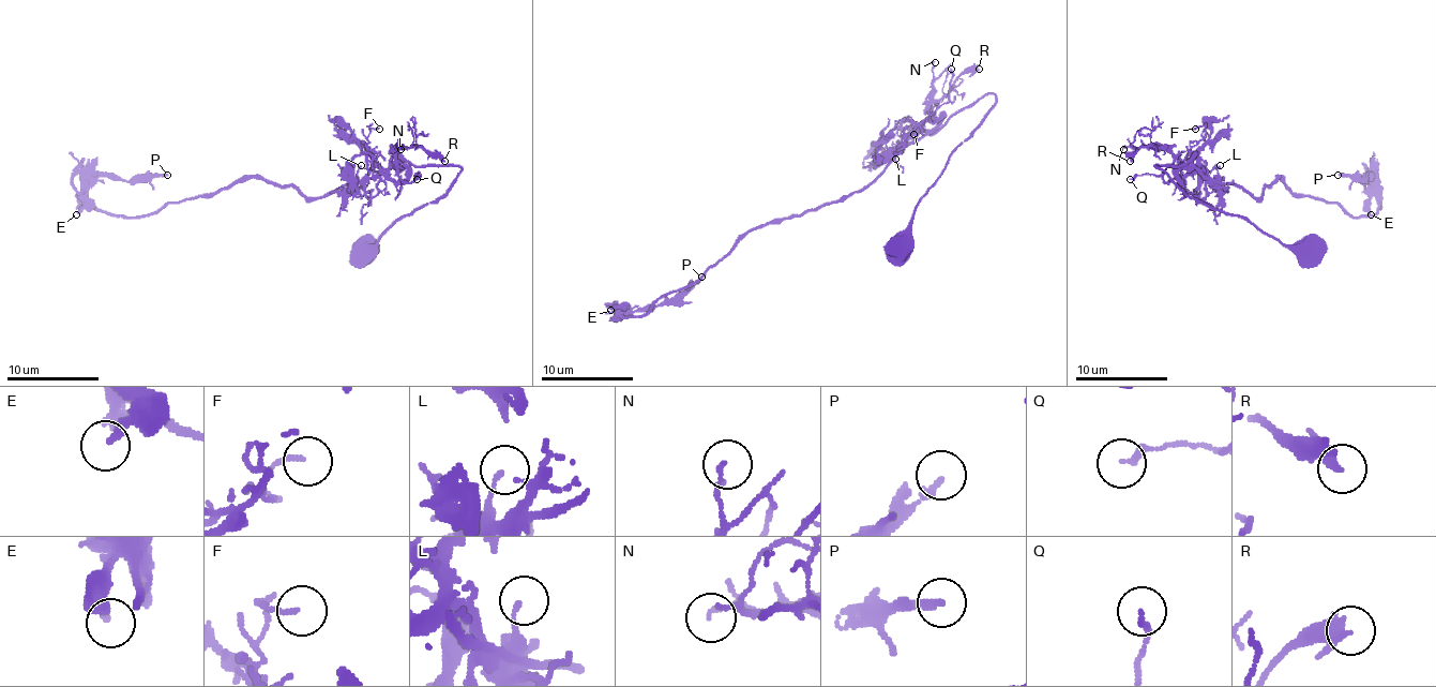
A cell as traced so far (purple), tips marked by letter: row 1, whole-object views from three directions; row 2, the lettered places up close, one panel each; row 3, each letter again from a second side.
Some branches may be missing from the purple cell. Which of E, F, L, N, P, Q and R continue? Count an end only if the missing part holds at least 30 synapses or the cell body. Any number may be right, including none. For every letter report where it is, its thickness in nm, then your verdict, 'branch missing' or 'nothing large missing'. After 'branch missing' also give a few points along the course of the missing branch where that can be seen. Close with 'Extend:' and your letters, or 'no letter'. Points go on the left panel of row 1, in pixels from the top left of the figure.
E: place (76, 214); calibre 240 nm; nothing large missing
F: place (379, 129); calibre 110 nm; nothing large missing
L: place (361, 165); calibre 130 nm; nothing large missing
N: place (401, 149); calibre 110 nm; nothing large missing
P: place (167, 175); calibre 240 nm; nothing large missing
Q: place (417, 179); calibre 170 nm; nothing large missing
R: place (444, 161); calibre 320 nm; nothing large missing
Extend: no letter

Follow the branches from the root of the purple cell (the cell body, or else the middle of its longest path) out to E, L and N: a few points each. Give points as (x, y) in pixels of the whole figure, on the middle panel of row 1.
E: (900, 247), (891, 242), (993, 94), (911, 140), (865, 187), (752, 228), (648, 312), (610, 310)
L: (900, 247), (893, 252), (891, 242), (995, 96), (983, 94), (933, 129), (921, 129), (891, 157), (895, 159)
N: (900, 247), (893, 252), (891, 242), (921, 196), (995, 103), (983, 94), (937, 120), (930, 113), (935, 62)

